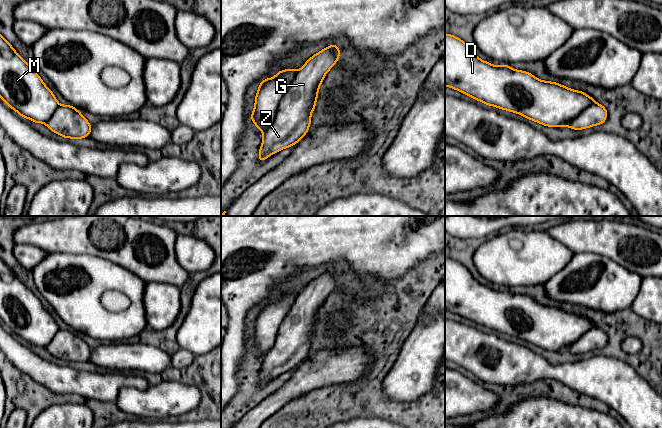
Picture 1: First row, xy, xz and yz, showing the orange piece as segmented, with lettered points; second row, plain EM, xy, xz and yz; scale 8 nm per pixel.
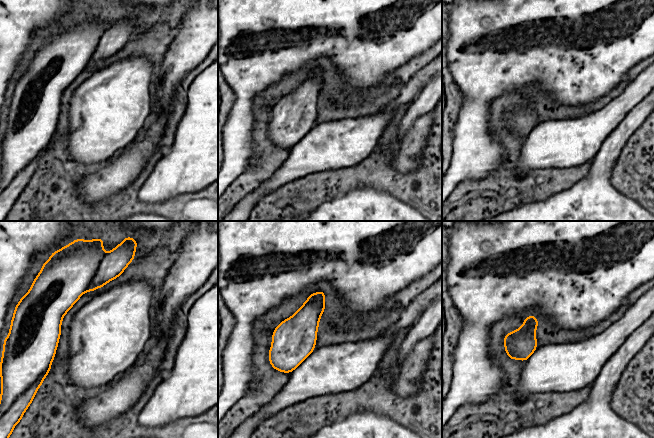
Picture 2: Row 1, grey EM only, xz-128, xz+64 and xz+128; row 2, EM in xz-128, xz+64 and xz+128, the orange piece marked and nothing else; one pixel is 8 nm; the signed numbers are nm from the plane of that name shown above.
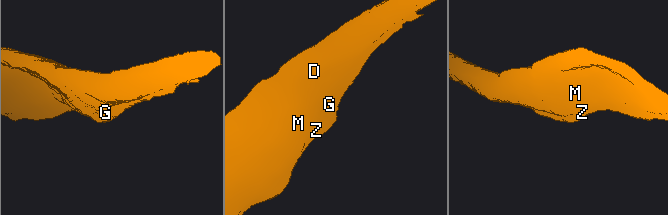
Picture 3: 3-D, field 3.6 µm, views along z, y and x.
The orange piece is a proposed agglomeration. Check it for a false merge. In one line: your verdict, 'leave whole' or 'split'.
split

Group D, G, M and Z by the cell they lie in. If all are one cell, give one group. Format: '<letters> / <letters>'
D M / G Z

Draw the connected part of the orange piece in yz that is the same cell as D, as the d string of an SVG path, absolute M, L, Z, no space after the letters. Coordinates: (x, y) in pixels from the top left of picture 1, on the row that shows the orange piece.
M445 34L445 86L460 91L486 106L515 112L548 127L561 127L595 99L582 91L567 88L559 83L542 81L530 72L512 69L509 65L495 66L481 60L469 45L452 34Z

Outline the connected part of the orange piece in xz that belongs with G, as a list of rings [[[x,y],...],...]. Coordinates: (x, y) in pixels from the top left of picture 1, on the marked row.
[[[336,44],[310,57],[297,71],[291,86],[281,99],[273,123],[263,134],[258,161],[299,142],[308,132],[320,84],[337,63],[340,49]]]

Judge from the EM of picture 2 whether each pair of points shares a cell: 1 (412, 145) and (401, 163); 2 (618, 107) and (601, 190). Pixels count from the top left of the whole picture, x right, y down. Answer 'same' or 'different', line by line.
1: same
2: different

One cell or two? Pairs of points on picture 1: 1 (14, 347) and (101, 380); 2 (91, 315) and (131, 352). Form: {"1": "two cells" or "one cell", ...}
{"1": "one cell", "2": "two cells"}

